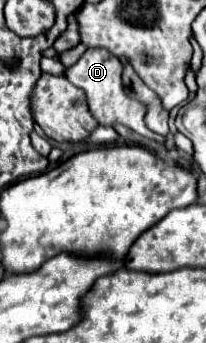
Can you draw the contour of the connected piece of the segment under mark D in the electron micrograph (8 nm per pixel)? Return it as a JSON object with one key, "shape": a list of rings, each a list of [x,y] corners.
{"shape":[[[87,48],[83,52],[83,56],[67,68],[67,80],[71,84],[75,84],[77,88],[81,86],[87,94],[87,102],[89,102],[89,110],[91,114],[99,120],[99,124],[103,126],[113,126],[113,124],[123,124],[131,130],[135,130],[137,134],[145,136],[145,138],[151,138],[151,140],[157,140],[157,142],[163,142],[165,138],[155,134],[155,132],[149,130],[145,126],[145,106],[141,106],[141,102],[129,98],[125,94],[124,84],[122,80],[123,66],[119,64],[119,60],[109,52],[109,50],[103,50],[103,48]]]}

